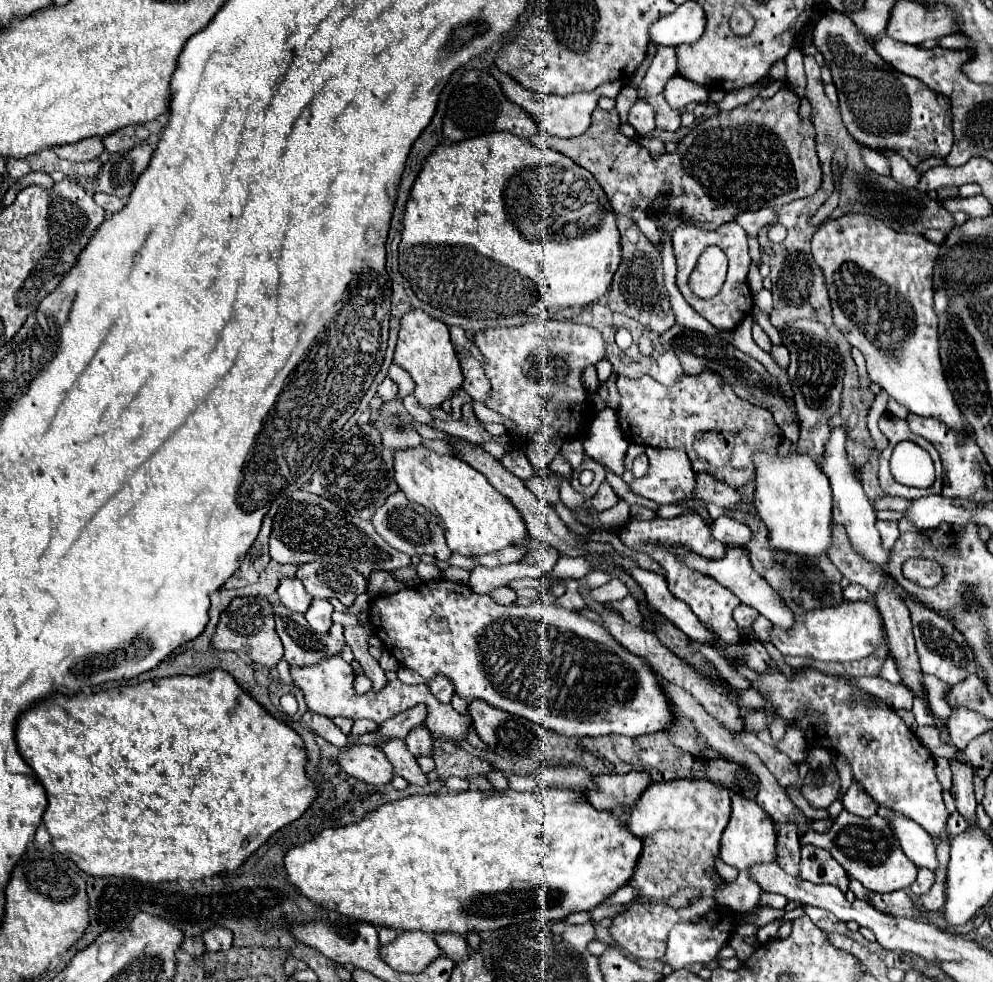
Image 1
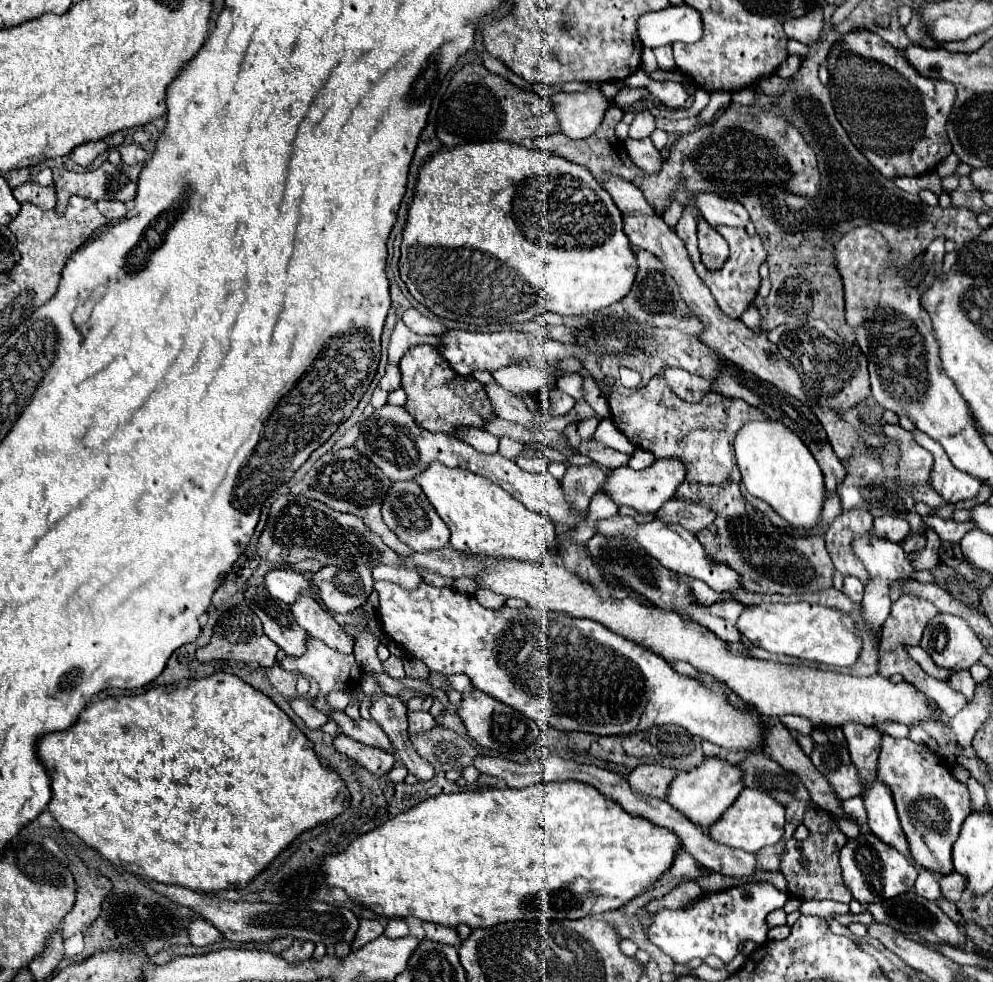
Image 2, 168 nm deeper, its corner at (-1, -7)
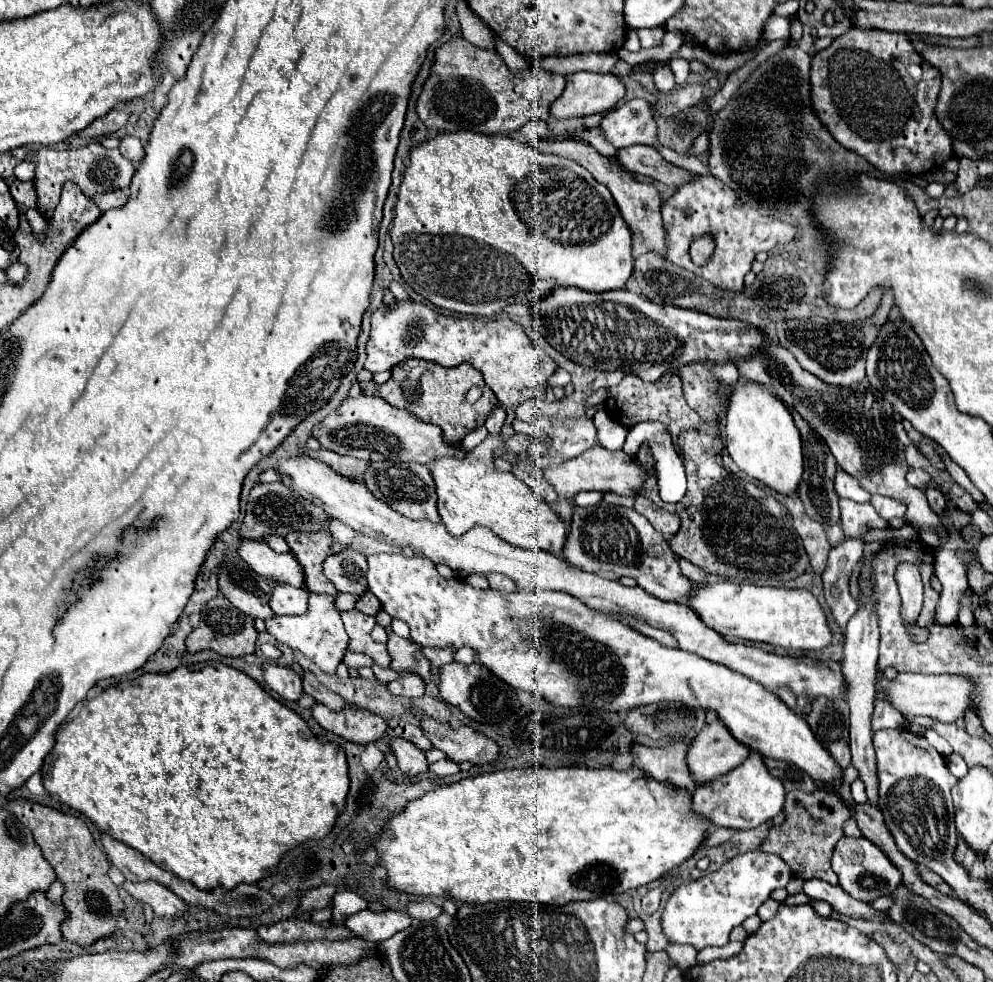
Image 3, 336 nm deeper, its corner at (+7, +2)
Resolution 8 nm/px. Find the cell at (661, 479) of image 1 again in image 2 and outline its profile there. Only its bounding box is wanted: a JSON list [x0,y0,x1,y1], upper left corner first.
[602,458,684,514]

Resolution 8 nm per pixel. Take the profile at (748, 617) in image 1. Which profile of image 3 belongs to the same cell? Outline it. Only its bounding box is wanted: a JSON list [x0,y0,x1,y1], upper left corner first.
[564,501,696,603]

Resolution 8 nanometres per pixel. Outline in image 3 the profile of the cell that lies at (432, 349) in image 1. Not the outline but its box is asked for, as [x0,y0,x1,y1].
[374,359,498,443]

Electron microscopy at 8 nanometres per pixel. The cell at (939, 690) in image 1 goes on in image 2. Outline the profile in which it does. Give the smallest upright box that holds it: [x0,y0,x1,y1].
[948,670,976,698]

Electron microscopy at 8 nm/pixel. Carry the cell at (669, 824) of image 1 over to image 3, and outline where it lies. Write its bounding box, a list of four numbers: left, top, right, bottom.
[686,719,750,785]

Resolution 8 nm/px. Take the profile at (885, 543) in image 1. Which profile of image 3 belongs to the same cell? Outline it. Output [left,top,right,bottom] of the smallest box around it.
[872,495,906,521]

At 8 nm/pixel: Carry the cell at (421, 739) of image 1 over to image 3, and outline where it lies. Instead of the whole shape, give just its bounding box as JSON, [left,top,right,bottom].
[388,673,424,699]

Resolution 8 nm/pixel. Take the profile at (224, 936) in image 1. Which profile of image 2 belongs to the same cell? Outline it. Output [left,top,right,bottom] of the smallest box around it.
[188,918,222,946]

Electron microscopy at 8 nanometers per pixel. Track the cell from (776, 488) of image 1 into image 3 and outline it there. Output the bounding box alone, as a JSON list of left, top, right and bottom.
[726,381,804,495]

